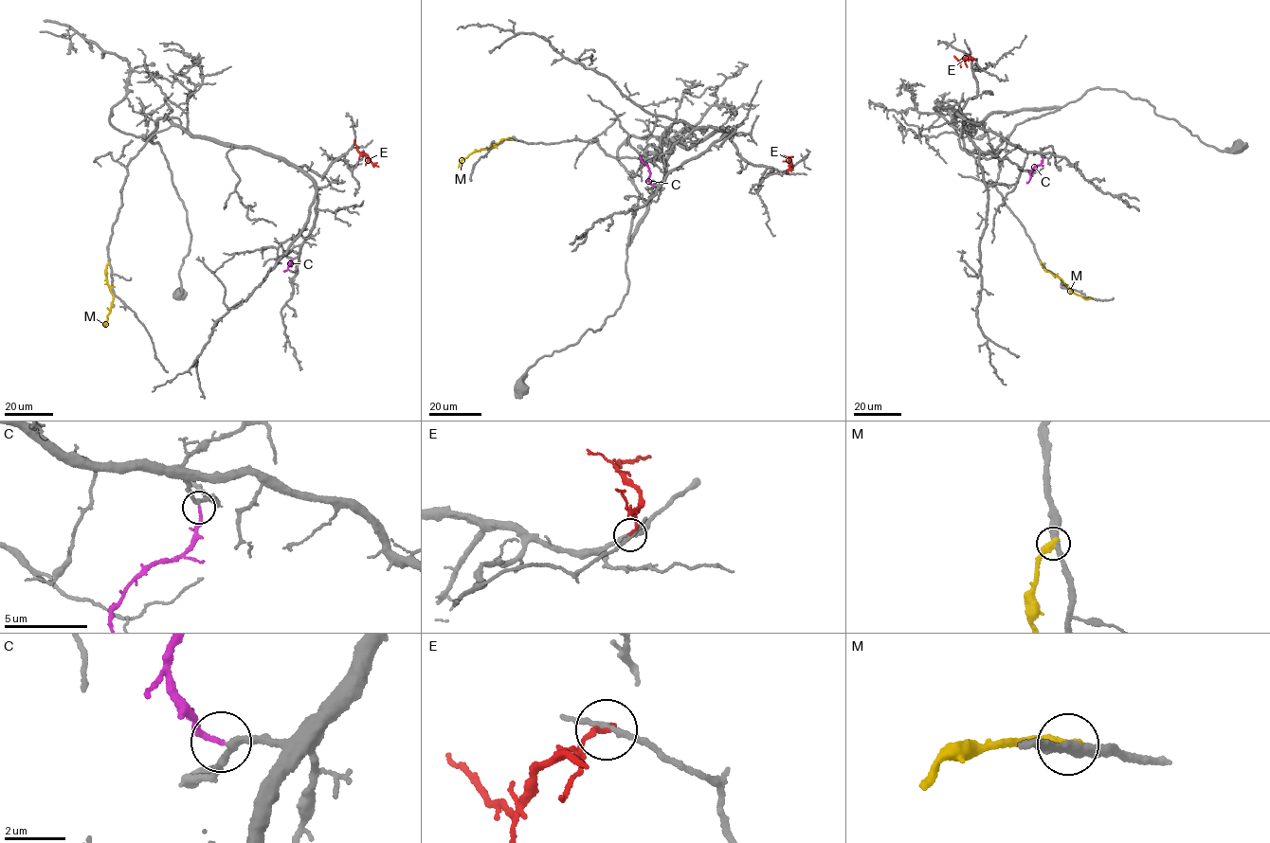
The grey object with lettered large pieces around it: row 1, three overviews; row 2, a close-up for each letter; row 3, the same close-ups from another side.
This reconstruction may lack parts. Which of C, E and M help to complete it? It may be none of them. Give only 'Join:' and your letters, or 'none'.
Join: C

